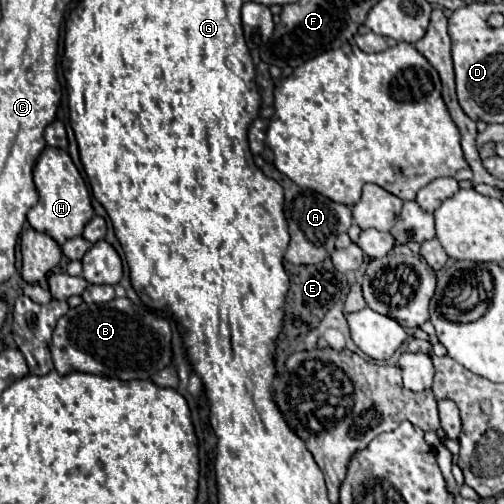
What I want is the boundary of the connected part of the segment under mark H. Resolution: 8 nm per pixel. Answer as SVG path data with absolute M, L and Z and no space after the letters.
M46 146L42 154L38 156L34 164L34 186L38 190L38 204L28 212L28 222L36 232L50 234L60 246L74 238L80 236L84 226L90 222L94 216L92 204L90 204L90 194L86 188L86 182L82 180L80 172L76 170L72 158L68 156L66 150L58 150L52 146Z

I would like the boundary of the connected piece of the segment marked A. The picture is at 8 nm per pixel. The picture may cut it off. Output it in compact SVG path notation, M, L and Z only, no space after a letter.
M264 164L262 172L270 178L274 178L282 188L284 188L284 196L286 196L286 204L284 204L284 214L288 220L288 228L290 228L290 244L286 248L286 260L292 264L318 264L322 260L326 260L332 250L334 250L334 240L338 234L346 232L352 224L352 212L348 206L332 202L330 198L300 188L296 186L288 176L284 176L282 172L278 172L272 164Z

